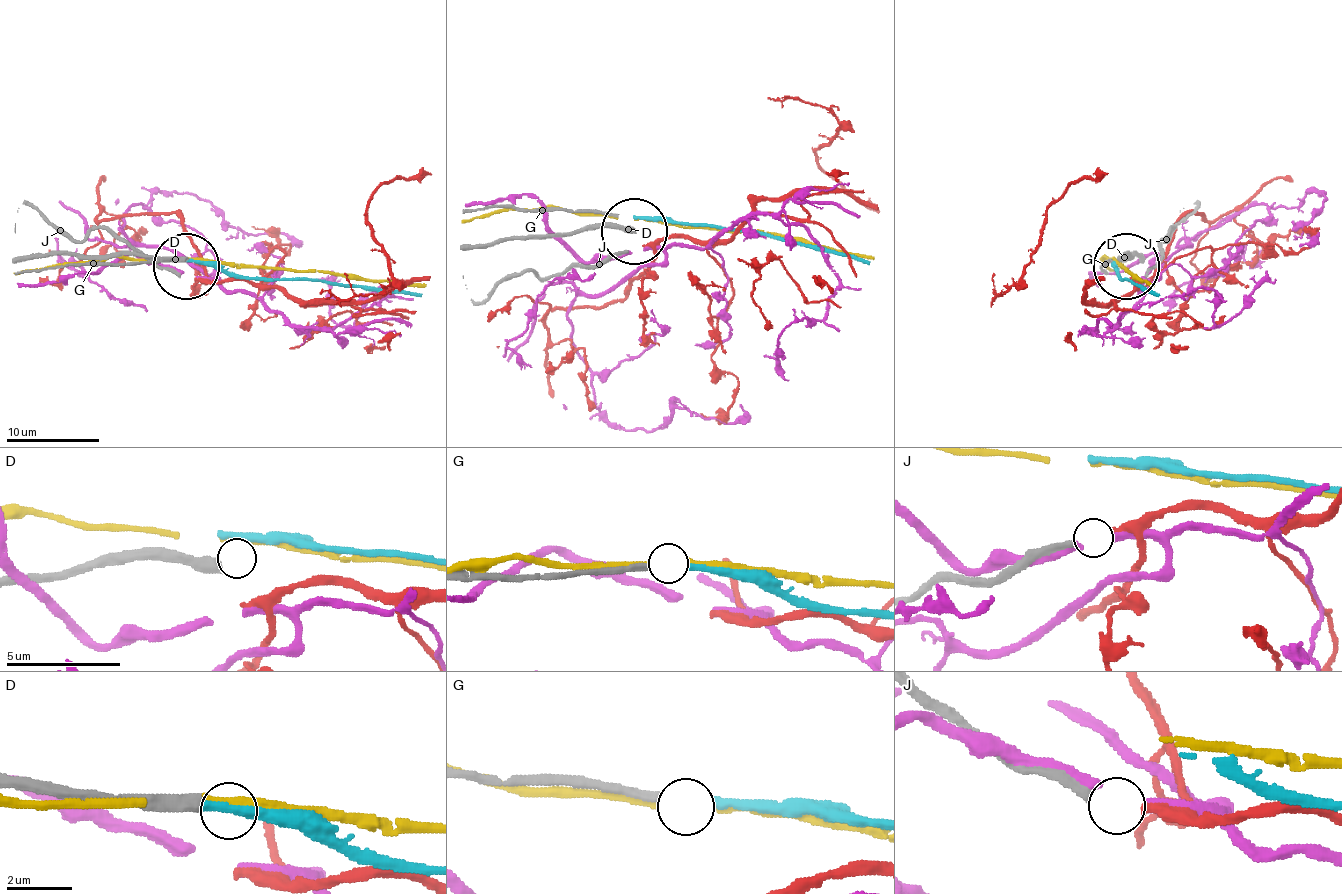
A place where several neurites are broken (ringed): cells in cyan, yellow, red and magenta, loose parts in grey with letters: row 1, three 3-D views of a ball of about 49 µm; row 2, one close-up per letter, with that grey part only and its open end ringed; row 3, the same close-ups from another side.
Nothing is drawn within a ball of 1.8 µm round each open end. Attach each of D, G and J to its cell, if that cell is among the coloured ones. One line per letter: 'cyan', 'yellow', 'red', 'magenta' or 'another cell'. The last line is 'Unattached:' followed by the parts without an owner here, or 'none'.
D: another cell
G: cyan
J: red
Unattached: D

